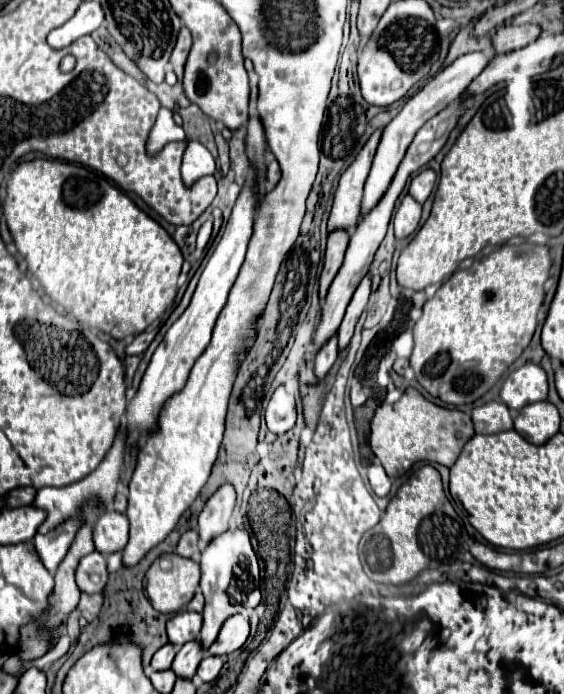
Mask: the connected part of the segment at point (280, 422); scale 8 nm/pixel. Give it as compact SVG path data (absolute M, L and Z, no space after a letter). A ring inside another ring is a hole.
M278 387L266 409L266 425L272 433L284 435L296 423L296 399Z

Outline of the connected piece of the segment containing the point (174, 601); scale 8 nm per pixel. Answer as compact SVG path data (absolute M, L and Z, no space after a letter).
M180 555L166 557L172 561L172 569L164 571L158 561L154 561L146 571L144 591L156 611L178 613L194 597L200 581L200 565Z

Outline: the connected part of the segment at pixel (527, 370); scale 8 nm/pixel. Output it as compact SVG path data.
M532 363L512 371L500 389L500 399L508 405L510 411L518 411L528 403L544 401L546 395L548 395L546 373L542 367Z

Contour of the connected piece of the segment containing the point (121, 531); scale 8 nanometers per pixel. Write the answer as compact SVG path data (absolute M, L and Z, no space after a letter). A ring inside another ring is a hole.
M106 509L94 529L92 529L94 547L102 555L110 555L116 551L122 551L128 543L128 519L122 513L116 513L114 509Z

